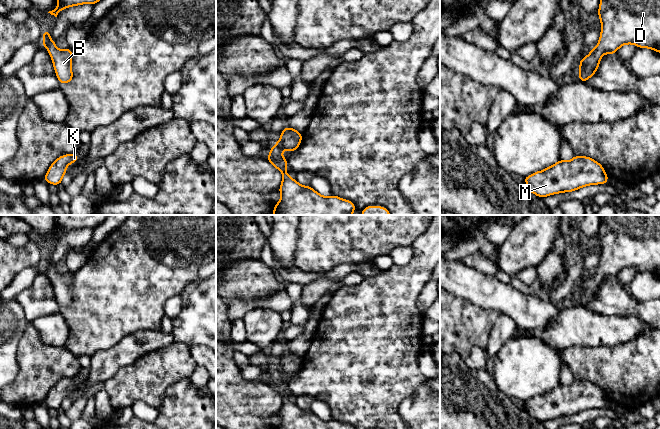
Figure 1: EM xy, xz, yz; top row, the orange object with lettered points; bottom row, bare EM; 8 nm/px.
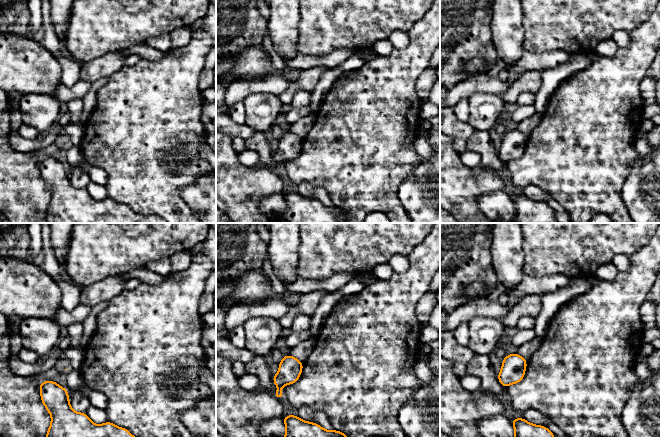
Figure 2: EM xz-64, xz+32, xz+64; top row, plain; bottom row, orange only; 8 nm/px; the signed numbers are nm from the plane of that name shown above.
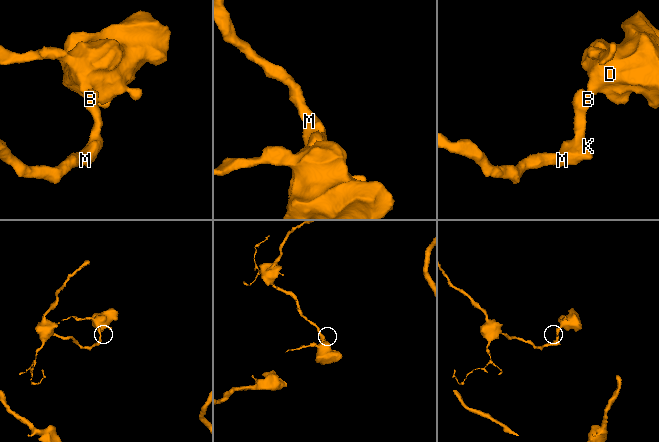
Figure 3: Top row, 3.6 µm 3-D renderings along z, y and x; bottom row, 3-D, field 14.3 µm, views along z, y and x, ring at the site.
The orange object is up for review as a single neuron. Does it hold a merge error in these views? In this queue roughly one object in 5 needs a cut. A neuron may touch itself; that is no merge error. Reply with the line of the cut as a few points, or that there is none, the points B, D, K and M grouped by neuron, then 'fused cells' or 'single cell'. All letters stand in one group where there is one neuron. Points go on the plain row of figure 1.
cut none; groups B D K M; single cell

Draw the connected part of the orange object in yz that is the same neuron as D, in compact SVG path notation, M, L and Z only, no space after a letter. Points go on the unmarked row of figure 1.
M600 215L601 225L598 233L602 248L597 270L579 285L578 302L586 306L592 301L600 288L602 280L615 278L623 269L634 268L638 272L649 272L660 276L660 215Z

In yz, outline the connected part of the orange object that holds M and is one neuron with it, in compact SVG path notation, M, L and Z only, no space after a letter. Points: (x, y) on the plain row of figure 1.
M574 381L570 385L559 384L548 392L524 401L527 414L540 422L572 416L588 409L608 407L608 399L602 389L590 381Z

